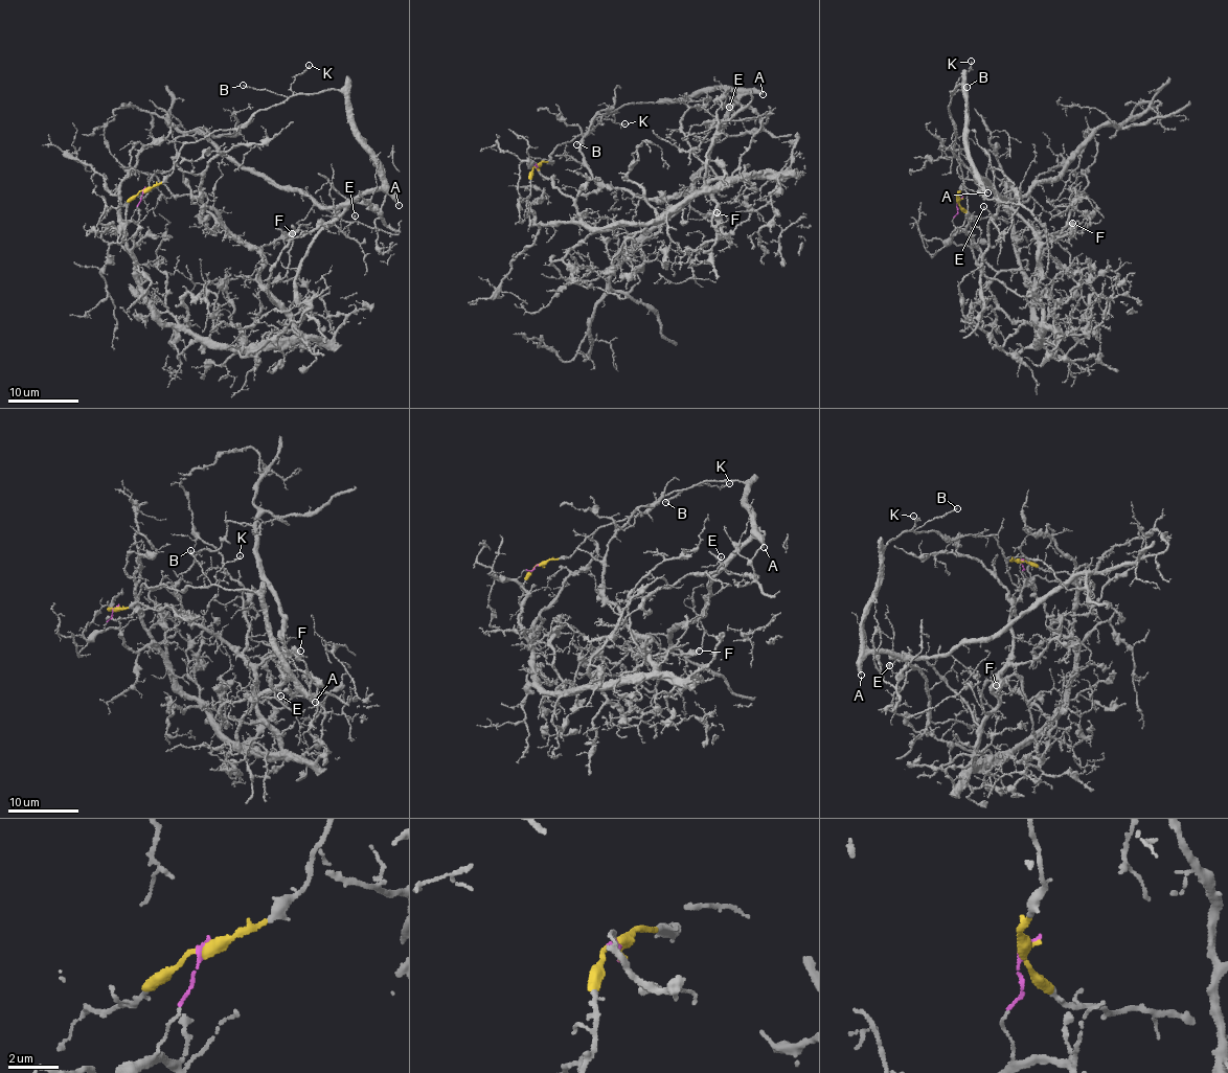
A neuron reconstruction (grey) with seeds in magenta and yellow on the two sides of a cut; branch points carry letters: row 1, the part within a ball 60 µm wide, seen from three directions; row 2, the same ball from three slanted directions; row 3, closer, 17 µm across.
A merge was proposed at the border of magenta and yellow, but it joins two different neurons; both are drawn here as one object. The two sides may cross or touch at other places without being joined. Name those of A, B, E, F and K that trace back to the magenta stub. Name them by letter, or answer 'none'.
F

